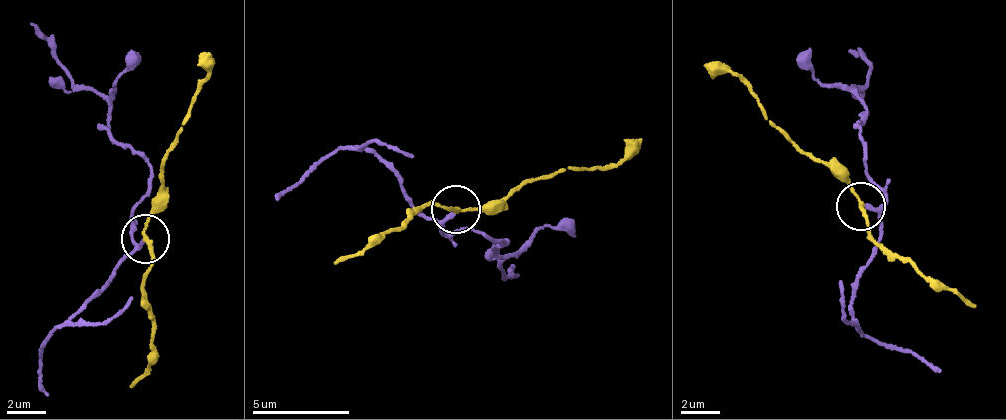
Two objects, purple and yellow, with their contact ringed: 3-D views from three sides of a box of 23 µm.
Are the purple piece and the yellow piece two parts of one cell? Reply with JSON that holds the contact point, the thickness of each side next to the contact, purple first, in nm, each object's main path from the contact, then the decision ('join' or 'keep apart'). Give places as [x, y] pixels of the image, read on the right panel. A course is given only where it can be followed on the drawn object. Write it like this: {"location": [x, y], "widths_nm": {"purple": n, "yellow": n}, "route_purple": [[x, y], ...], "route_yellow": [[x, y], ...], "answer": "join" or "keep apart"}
{"location": [861, 206], "widths_nm": {"purple": 160, "yellow": 190}, "route_purple": [[862, 205], [885, 200], [870, 177], [860, 130], [862, 98], [854, 88], [868, 81], [870, 65], [849, 50]], "route_yellow": [[862, 205], [850, 183], [796, 144], [751, 89], [703, 63]], "answer": "keep apart"}

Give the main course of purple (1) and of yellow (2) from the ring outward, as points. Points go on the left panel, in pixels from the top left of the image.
1: (144, 238), (129, 227), (149, 164), (109, 136), (109, 114), (73, 83), (31, 23)
2: (144, 238), (154, 215), (165, 155), (199, 95), (209, 51)

